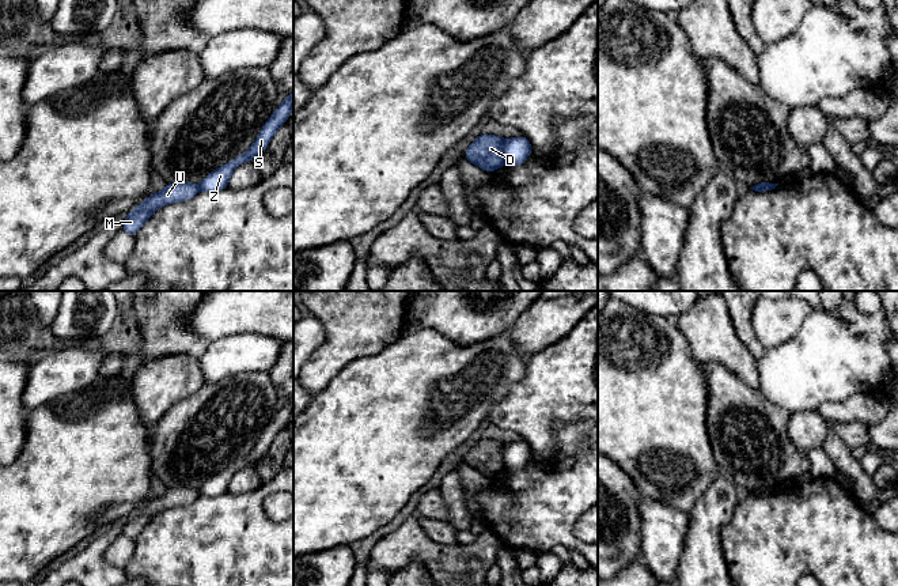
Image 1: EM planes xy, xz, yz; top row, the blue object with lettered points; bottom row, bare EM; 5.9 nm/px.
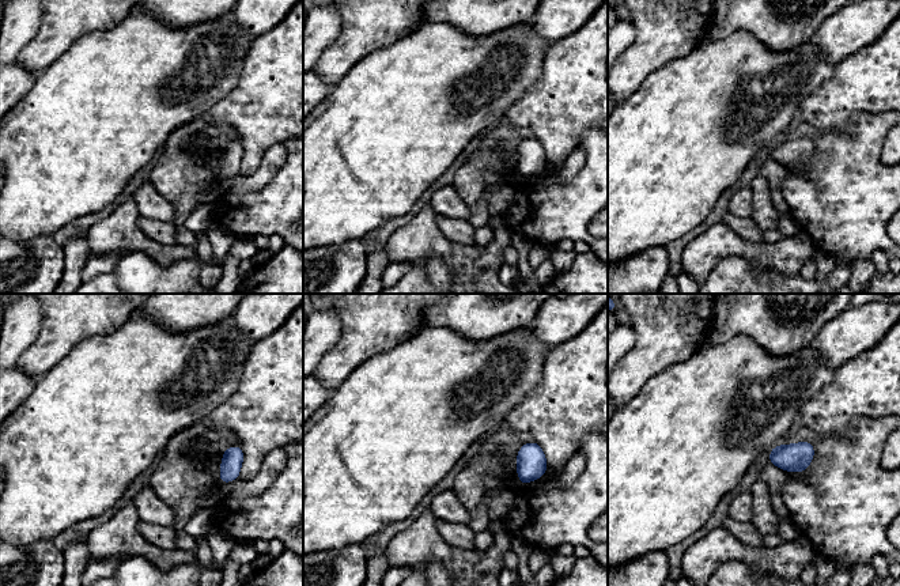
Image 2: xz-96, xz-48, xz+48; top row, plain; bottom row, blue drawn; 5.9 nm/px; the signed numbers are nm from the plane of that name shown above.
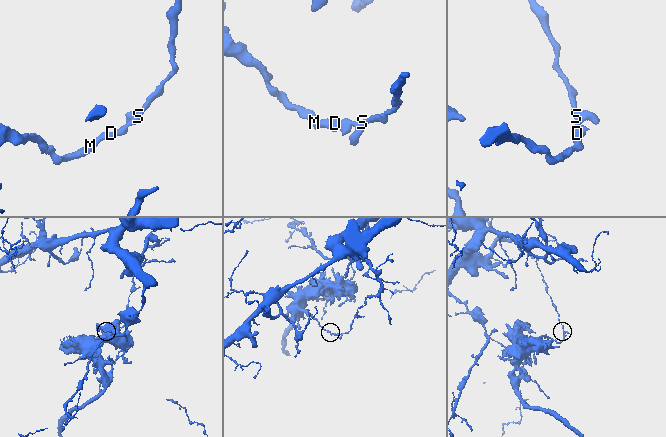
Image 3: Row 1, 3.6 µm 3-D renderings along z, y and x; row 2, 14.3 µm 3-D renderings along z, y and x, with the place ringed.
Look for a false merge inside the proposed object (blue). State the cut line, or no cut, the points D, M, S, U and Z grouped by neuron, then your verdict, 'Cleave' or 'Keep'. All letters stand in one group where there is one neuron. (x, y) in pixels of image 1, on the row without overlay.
Split along xz (503, 445), (503, 464), (506, 467). Groups: D M U / S Z. Cleave

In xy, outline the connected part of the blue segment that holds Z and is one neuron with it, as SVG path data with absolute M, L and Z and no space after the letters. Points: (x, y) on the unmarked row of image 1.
M293 397L285 400L285 405L274 415L270 423L262 431L253 450L242 460L238 460L227 469L211 476L198 489L201 495L217 496L228 491L230 481L235 472L249 465L257 464L265 455L277 434L285 428L293 412Z

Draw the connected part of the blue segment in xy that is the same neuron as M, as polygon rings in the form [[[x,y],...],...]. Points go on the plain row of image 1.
[[[170,487],[167,491],[148,500],[136,514],[124,522],[122,536],[136,540],[152,518],[166,509],[186,506],[200,496],[200,491],[192,487]]]

